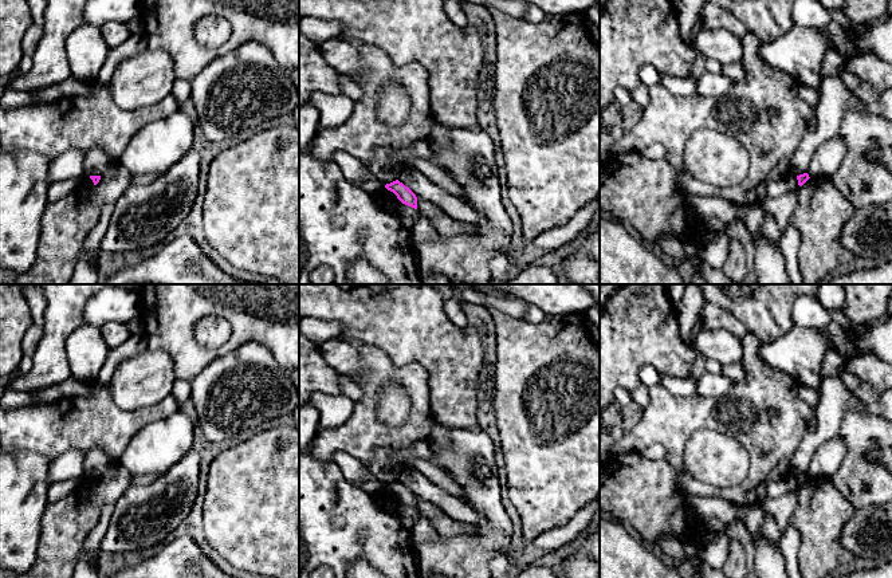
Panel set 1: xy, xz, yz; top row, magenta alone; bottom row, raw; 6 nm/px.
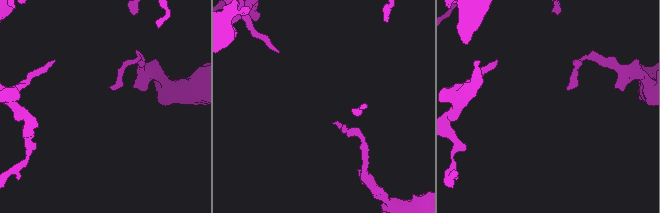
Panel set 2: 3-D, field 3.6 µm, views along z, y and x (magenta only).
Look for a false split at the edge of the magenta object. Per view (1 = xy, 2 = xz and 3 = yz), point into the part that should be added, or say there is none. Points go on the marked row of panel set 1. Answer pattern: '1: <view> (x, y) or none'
1: none
2: none
3: none

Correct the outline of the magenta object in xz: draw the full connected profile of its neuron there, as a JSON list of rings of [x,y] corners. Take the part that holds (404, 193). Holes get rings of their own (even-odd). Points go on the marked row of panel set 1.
[[[396,180],[390,184],[386,184],[385,188],[388,190],[393,192],[402,204],[417,209],[416,194],[408,186],[405,186],[402,182]]]

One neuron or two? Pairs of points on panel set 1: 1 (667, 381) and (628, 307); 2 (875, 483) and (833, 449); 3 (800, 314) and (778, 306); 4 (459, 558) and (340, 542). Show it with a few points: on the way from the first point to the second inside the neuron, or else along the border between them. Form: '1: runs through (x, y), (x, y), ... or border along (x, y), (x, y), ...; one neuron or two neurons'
1: border along (661, 372), (670, 376), (690, 377); two neurons
2: border along (839, 435), (845, 445), (845, 456), (830, 478); two neurons
3: border along (797, 298), (792, 307), (793, 325); two neurons
4: border along (412, 545), (417, 563); two neurons

